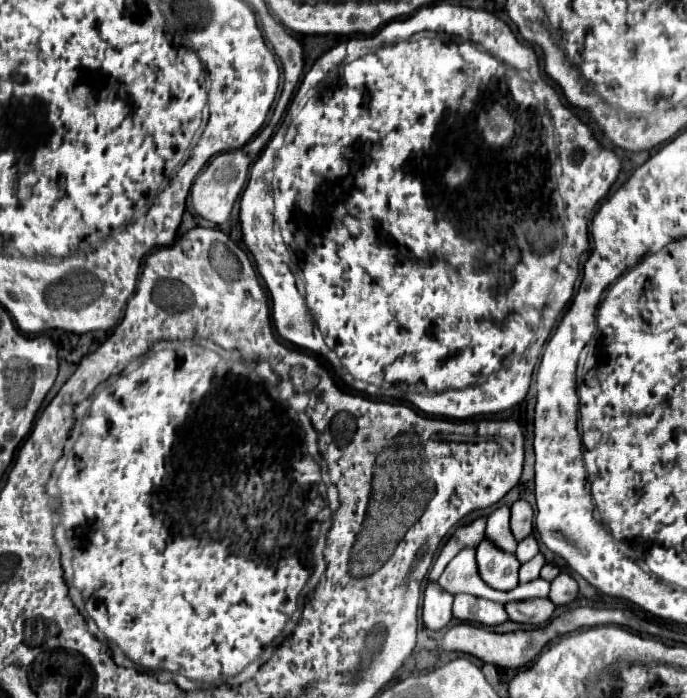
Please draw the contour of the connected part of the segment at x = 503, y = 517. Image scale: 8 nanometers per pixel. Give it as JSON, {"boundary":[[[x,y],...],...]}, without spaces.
{"boundary":[[[499,507],[491,513],[491,517],[487,519],[485,539],[495,543],[495,547],[499,547],[505,553],[515,553],[517,541],[509,529],[509,507]]]}

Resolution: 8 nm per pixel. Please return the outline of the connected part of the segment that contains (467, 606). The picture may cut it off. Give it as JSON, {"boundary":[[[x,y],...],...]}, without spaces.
{"boundary":[[[457,595],[453,603],[453,617],[459,621],[469,621],[469,623],[481,623],[481,625],[501,625],[507,621],[505,607],[499,603],[467,597],[467,595]]]}

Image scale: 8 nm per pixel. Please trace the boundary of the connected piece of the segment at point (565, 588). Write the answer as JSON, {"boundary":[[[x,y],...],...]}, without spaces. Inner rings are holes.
{"boundary":[[[561,573],[553,583],[551,583],[551,593],[549,593],[549,599],[557,605],[557,607],[565,607],[569,605],[571,601],[575,601],[577,597],[577,581],[567,575],[567,573]]]}

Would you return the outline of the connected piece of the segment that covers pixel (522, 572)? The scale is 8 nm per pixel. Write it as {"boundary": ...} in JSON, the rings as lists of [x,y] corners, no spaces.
{"boundary":[[[539,553],[531,561],[523,563],[519,569],[519,583],[529,583],[533,579],[539,579],[539,571],[545,565],[545,557]]]}

